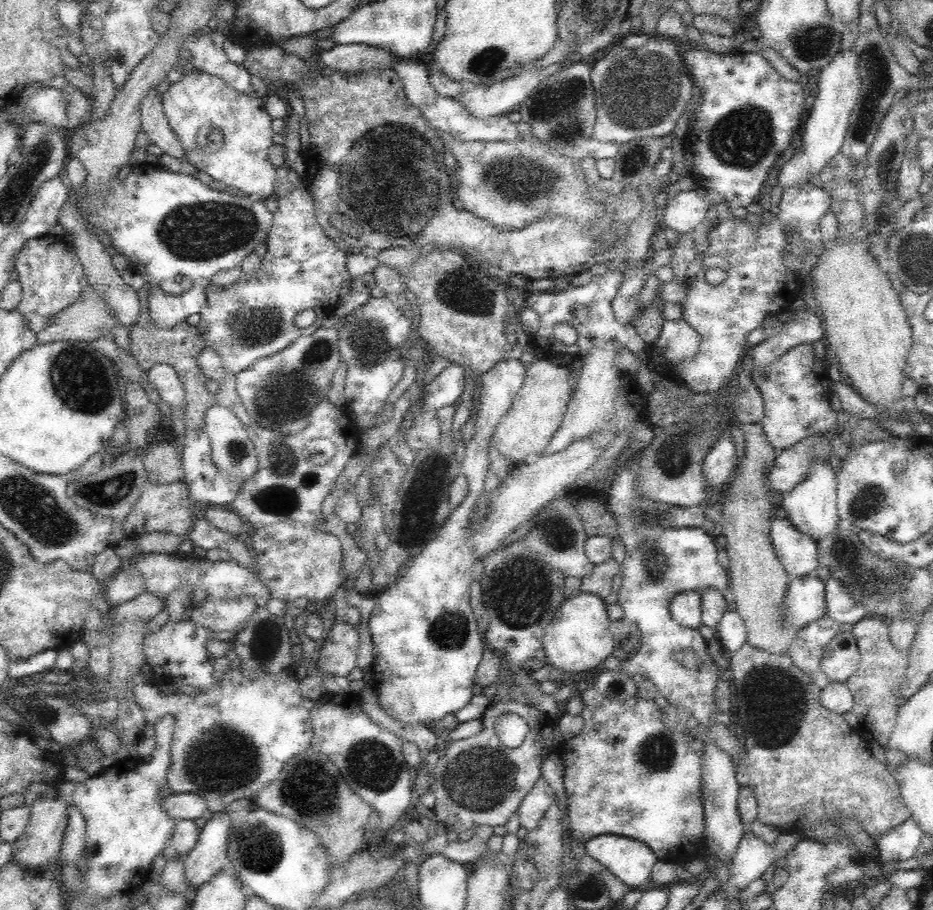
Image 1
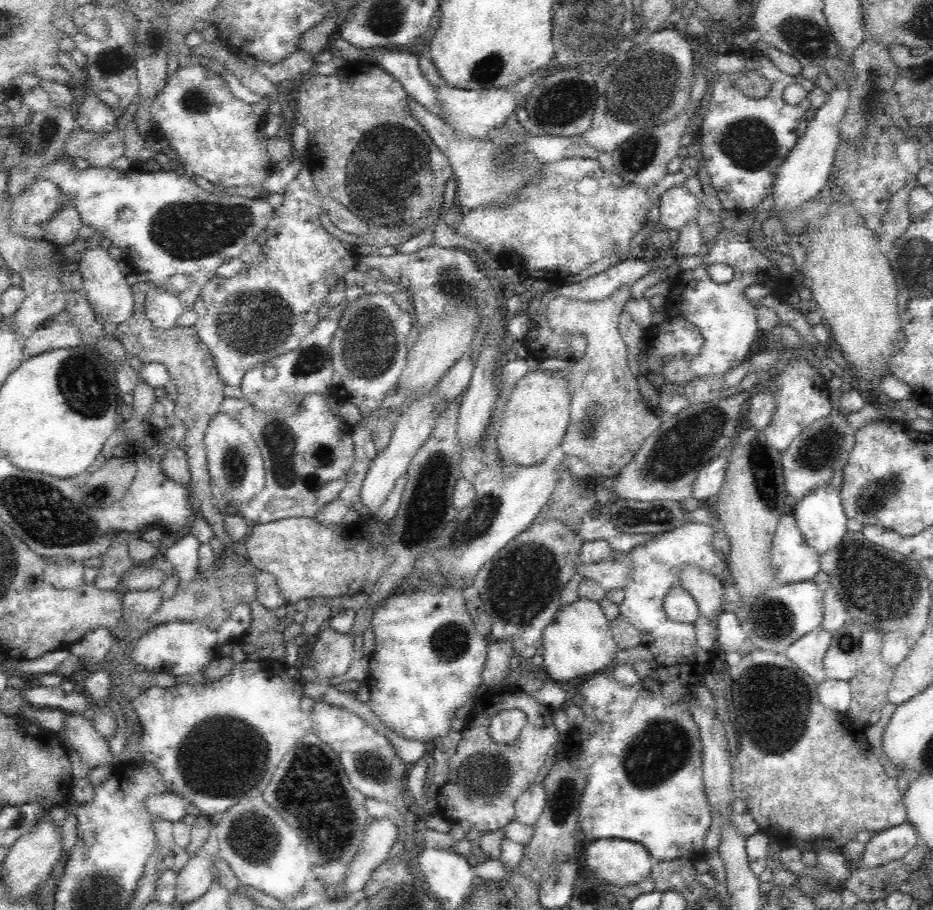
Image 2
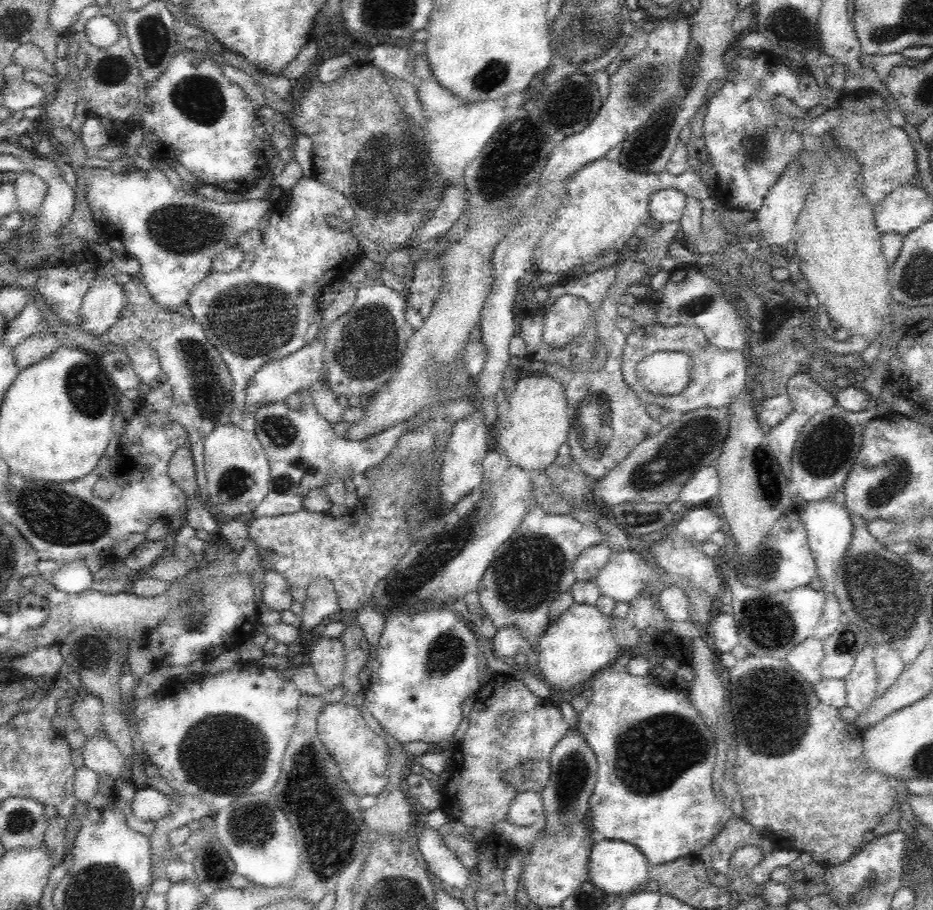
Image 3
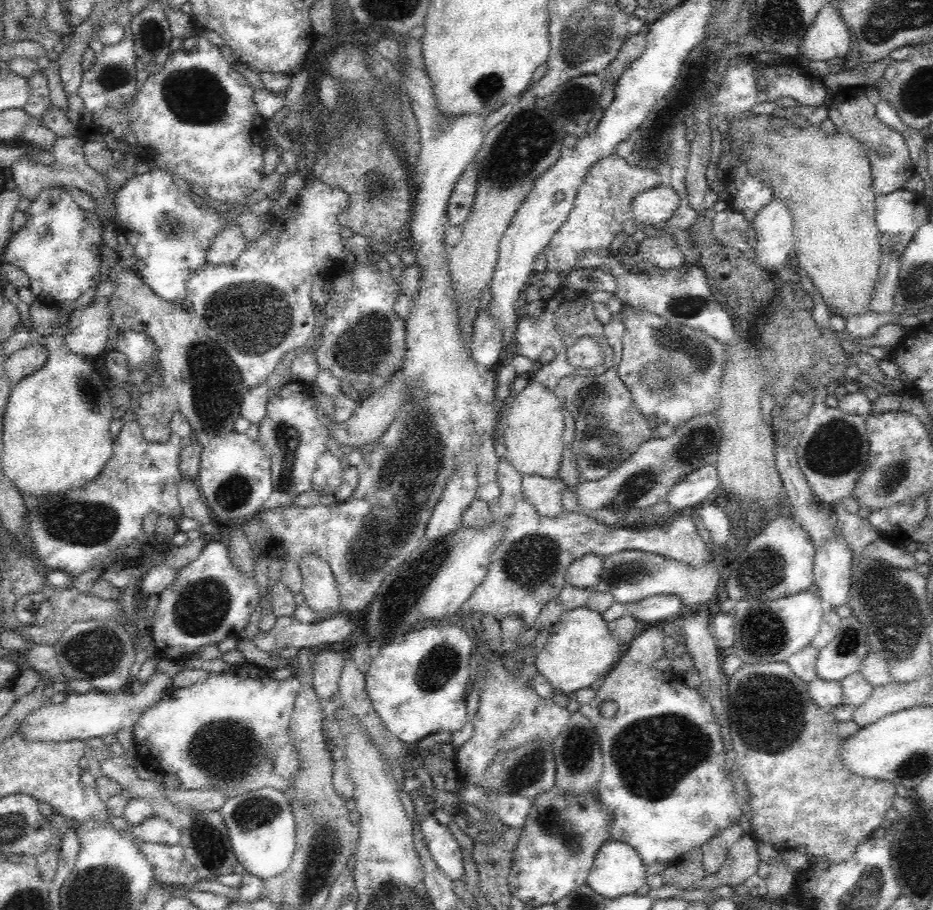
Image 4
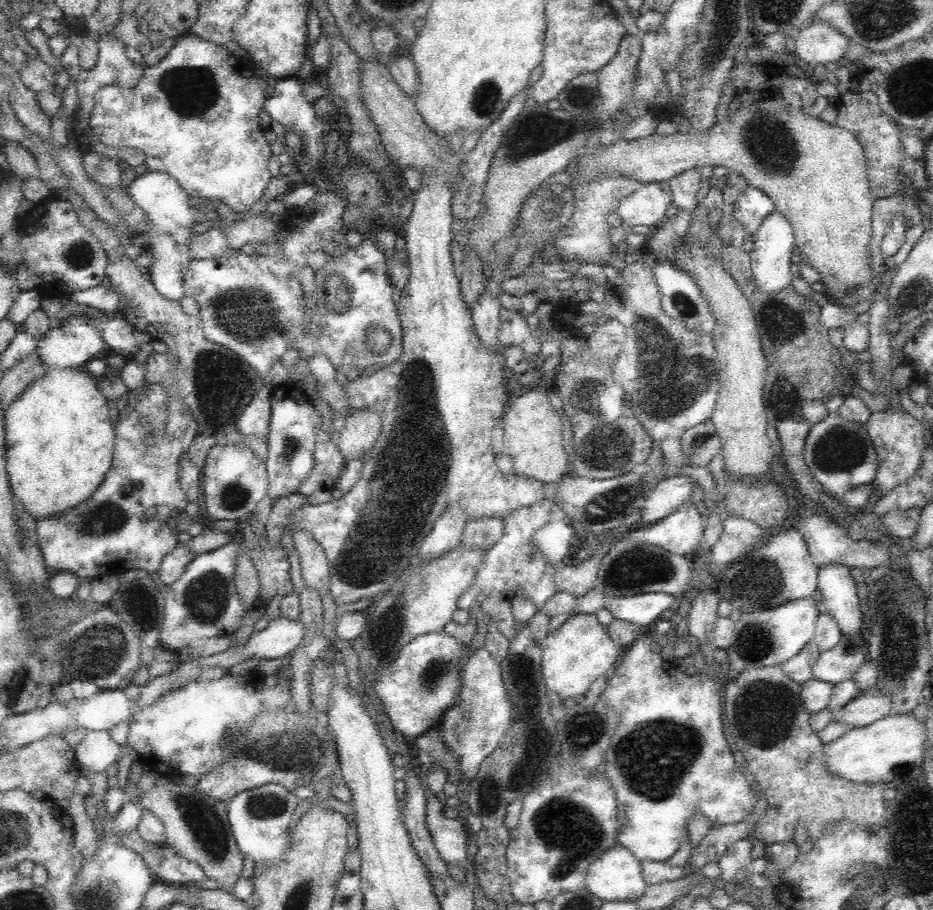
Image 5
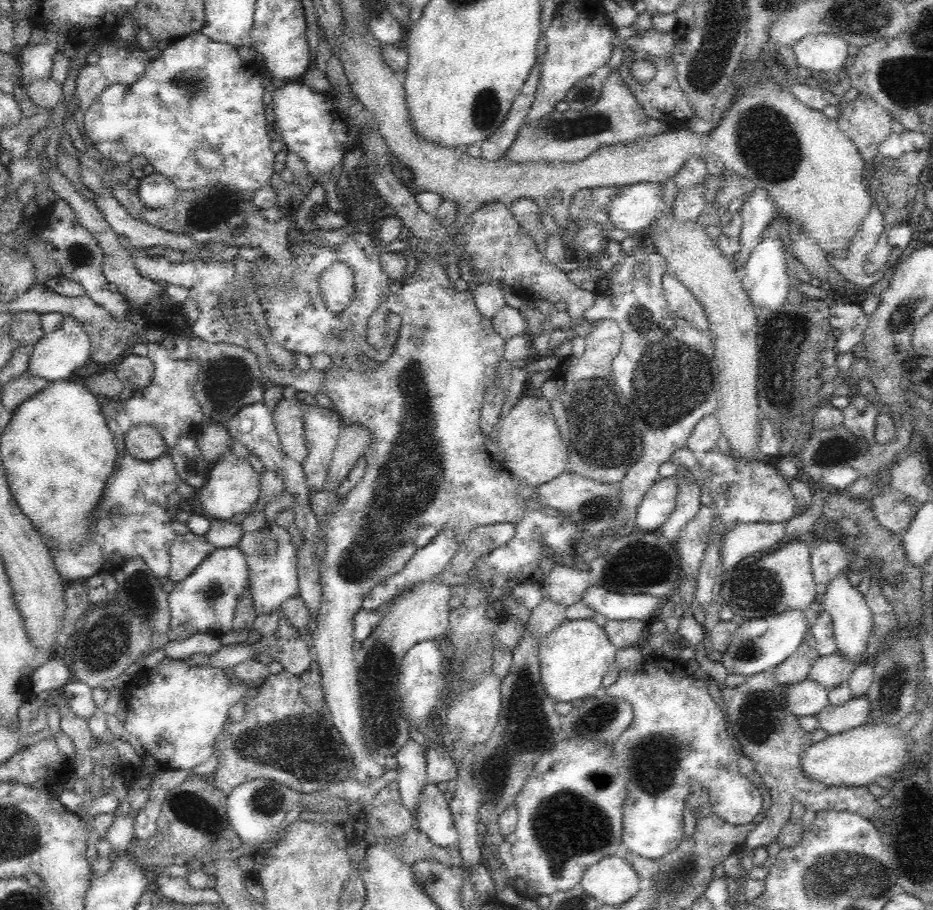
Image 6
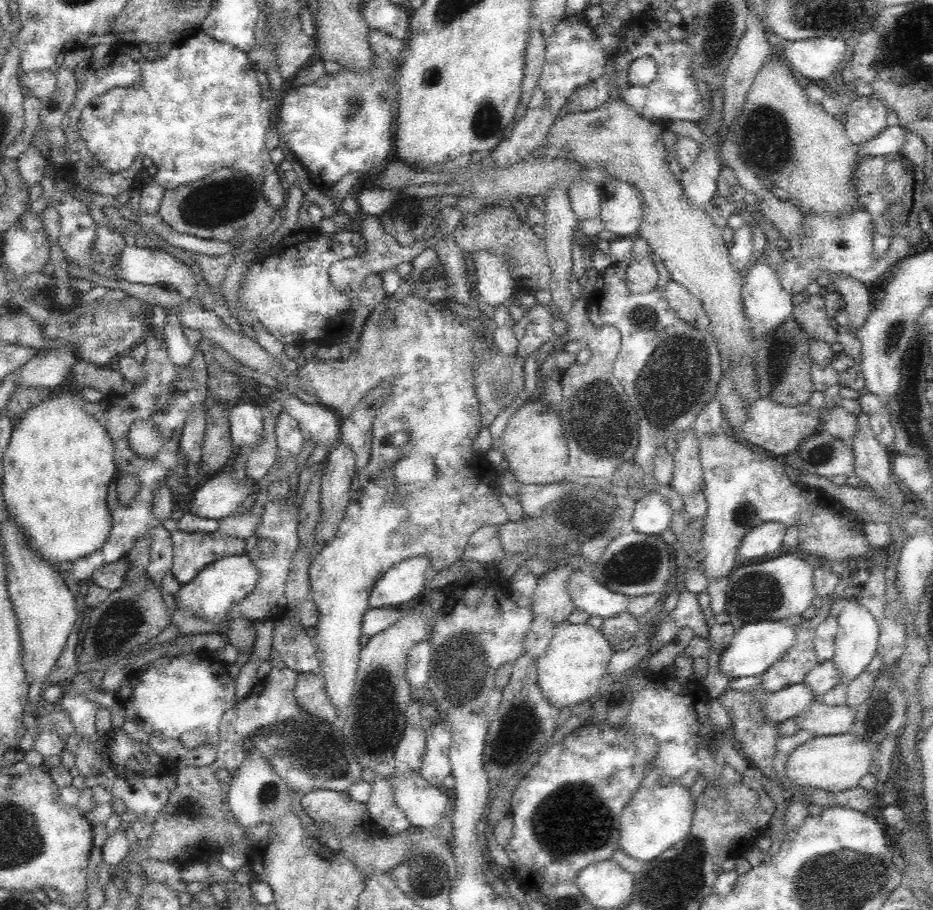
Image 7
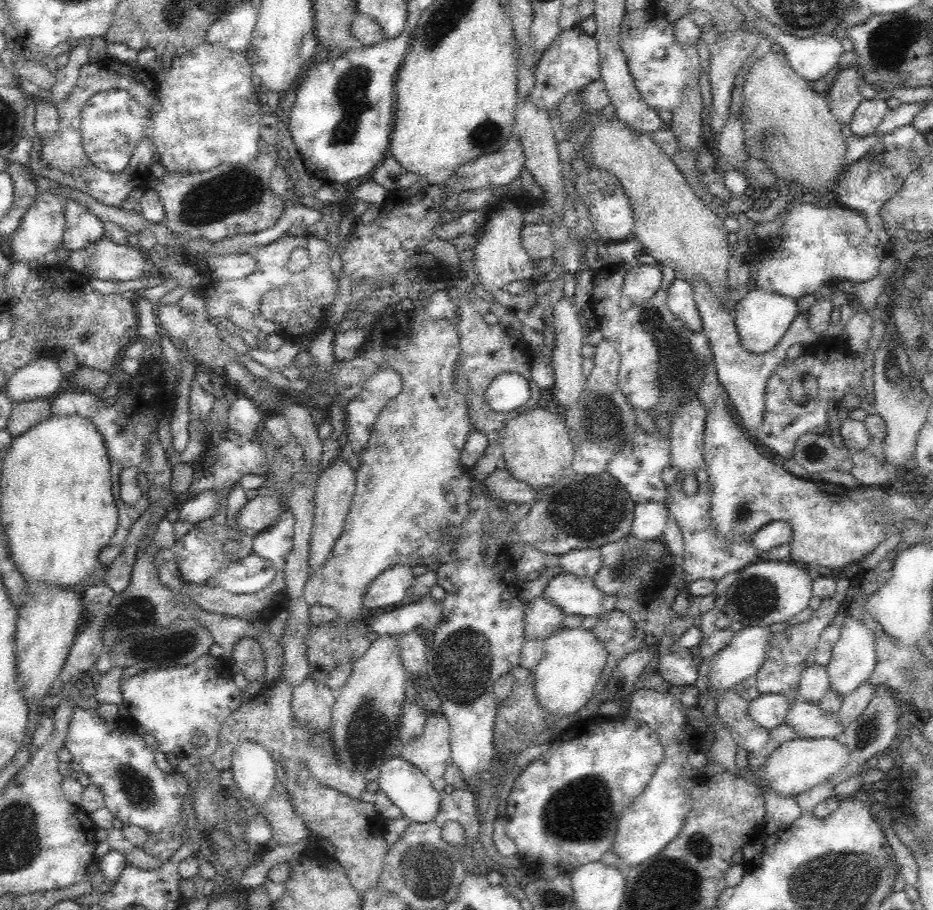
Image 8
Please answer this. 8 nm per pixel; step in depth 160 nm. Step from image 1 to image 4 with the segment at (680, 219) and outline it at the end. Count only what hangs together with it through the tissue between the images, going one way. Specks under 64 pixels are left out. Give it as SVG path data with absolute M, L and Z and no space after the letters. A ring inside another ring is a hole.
M671 175L661 176L662 182L632 198L631 222L639 226L652 224L661 227L671 218L679 203L679 194L671 186Z

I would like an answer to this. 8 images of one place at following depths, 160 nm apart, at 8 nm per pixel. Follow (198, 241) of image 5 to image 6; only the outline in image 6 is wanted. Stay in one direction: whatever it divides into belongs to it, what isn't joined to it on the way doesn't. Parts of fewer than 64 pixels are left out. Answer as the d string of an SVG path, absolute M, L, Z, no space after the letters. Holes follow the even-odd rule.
M110 188L103 194L97 207L112 230L117 235L126 236L132 247L147 249L152 246L166 246L176 251L185 251L196 244L188 235L162 230L130 216Z

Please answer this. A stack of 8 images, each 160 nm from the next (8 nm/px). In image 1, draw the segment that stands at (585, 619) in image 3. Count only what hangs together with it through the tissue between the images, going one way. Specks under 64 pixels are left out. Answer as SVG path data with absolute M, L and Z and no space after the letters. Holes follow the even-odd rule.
M579 591L568 597L555 612L550 624L544 629L543 648L550 668L566 672L592 670L614 654L615 641L610 631L606 603L600 596Z

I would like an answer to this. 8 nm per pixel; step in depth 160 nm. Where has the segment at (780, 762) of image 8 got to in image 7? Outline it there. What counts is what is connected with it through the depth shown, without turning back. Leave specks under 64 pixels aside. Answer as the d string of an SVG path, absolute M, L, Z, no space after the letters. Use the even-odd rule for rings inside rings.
M856 735L816 736L804 744L799 744L790 752L785 762L784 775L795 786L820 789L831 793L847 791L859 784L860 778L875 764L876 752L866 741Z

